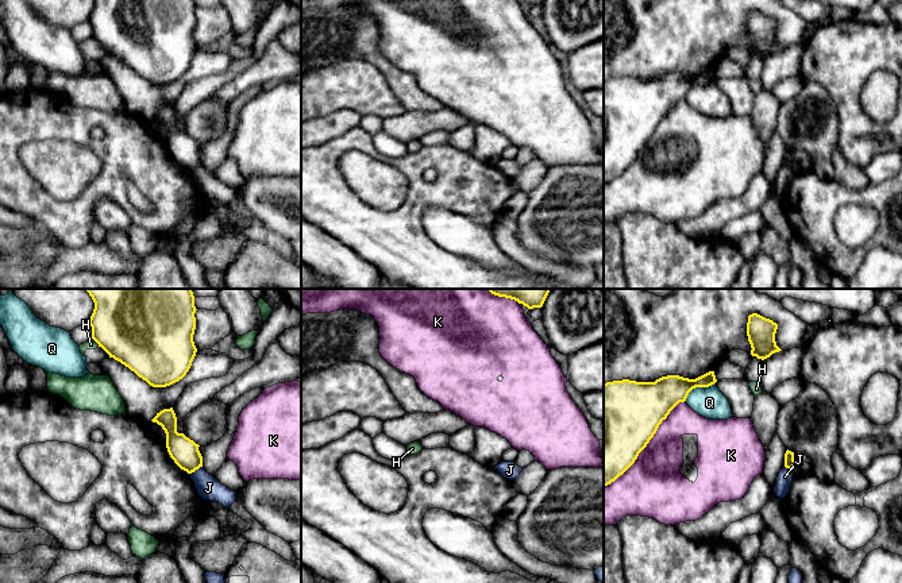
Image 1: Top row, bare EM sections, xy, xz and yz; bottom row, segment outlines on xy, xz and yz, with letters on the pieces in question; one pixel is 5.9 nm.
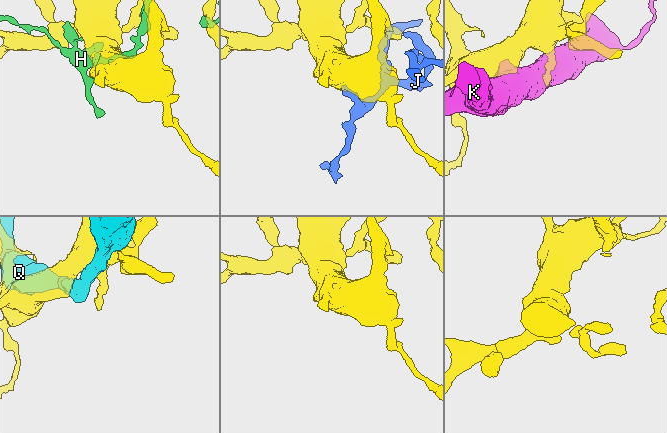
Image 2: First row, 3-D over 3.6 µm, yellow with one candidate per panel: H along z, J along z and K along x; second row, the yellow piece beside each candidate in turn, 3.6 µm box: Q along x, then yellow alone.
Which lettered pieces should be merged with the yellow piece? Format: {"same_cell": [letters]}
{"same_cell": []}

